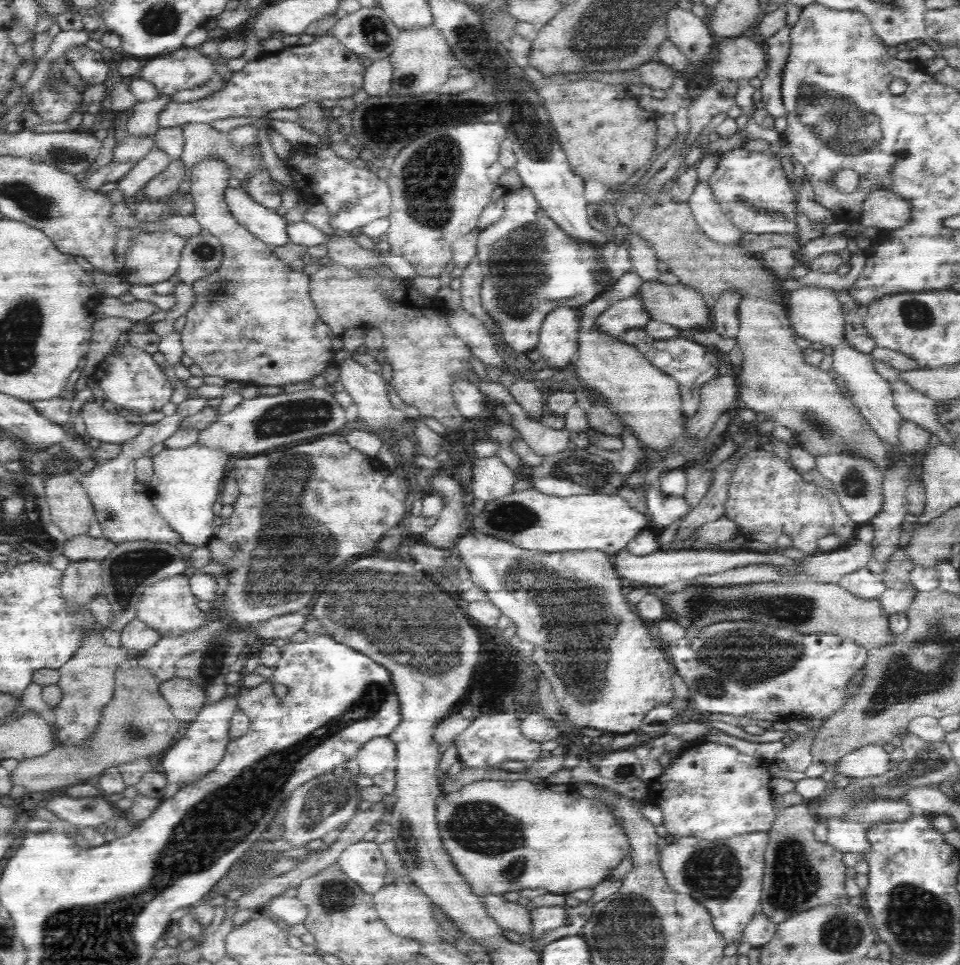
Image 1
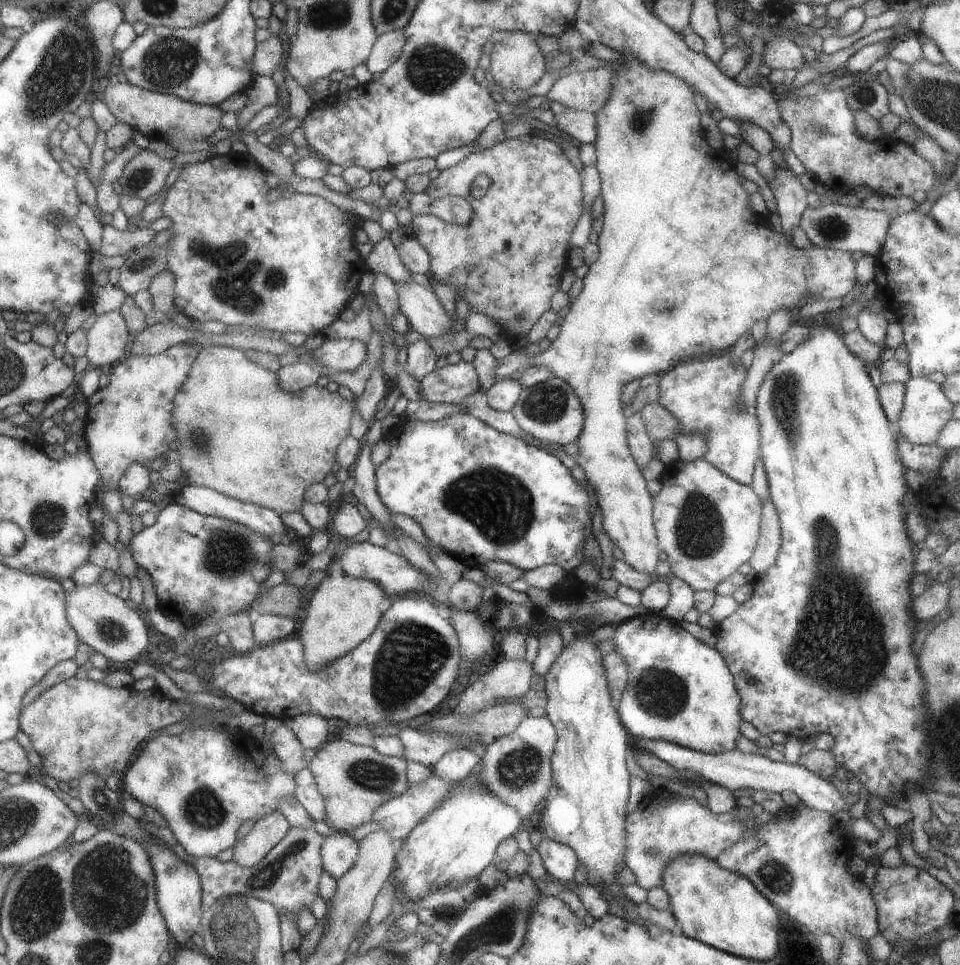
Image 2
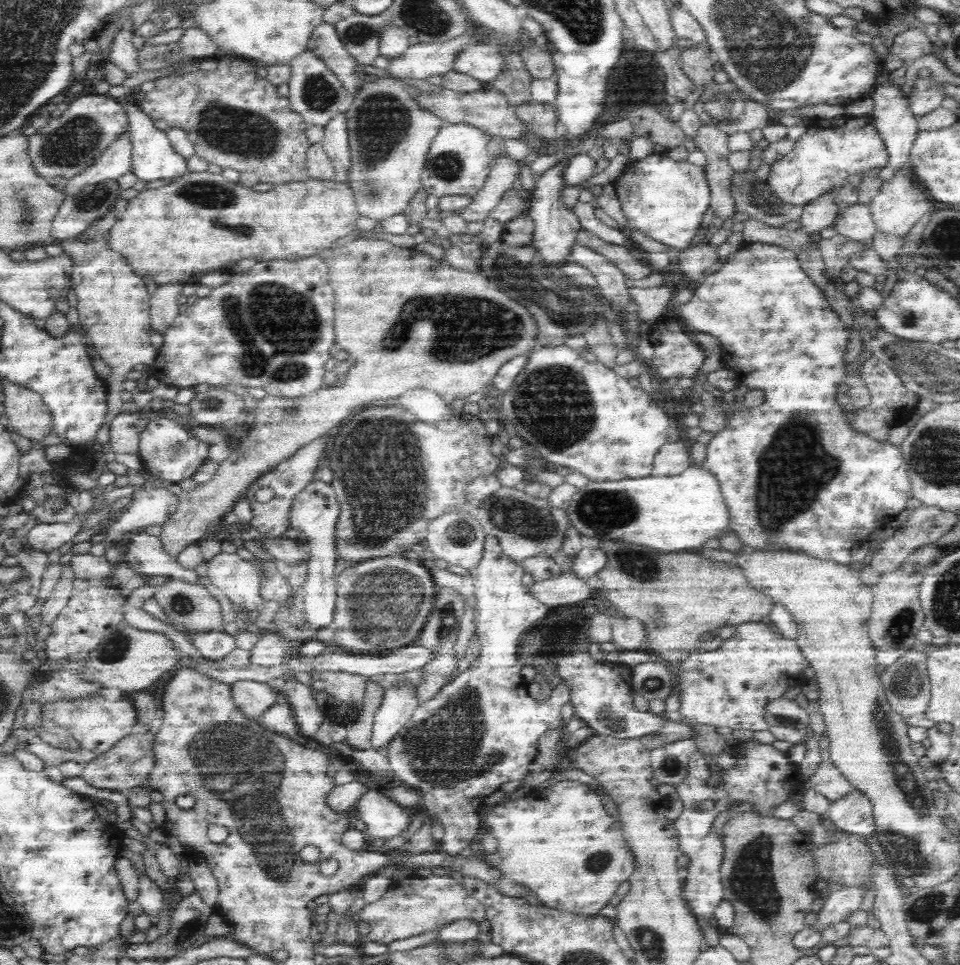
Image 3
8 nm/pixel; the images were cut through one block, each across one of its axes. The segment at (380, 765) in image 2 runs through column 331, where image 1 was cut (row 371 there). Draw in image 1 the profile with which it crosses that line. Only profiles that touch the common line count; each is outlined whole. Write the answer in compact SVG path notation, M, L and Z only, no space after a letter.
M741 296L736 306L736 314L739 319L737 332L737 346L742 349L743 363L738 371L739 379L738 402L741 408L750 408L755 413L765 414L774 418L776 425L782 425L791 430L797 444L812 454L832 454L840 450L857 452L864 458L869 458L880 470L886 470L888 462L892 460L886 445L882 439L870 429L869 422L858 411L854 403L850 403L842 391L838 389L836 381L829 373L806 364L802 357L802 350L796 344L796 334L791 329L785 304L778 304L764 298L755 296Z

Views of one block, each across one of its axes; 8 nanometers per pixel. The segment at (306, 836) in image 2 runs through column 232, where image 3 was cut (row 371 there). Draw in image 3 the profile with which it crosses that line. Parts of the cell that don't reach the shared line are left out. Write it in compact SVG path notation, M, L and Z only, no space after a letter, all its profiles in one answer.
M868 358L866 365L860 368L860 375L869 390L870 404L866 408L858 409L854 414L856 418L851 420L850 424L854 429L869 434L876 442L886 441L888 429L893 426L904 426L915 413L920 398L904 386L897 371L883 360Z

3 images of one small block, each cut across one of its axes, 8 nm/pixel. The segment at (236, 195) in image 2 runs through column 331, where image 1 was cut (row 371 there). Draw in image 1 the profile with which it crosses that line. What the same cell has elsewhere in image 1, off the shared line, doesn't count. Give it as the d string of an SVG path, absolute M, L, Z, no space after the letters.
M211 158L202 161L200 164L192 168L192 176L190 176L190 183L192 183L189 196L192 198L192 205L194 205L194 217L200 223L203 229L206 229L210 234L213 234L220 241L222 247L222 262L220 266L206 274L204 278L194 280L192 282L192 290L196 294L196 302L188 310L186 315L186 325L181 331L181 343L185 352L185 356L190 356L194 360L194 365L199 366L202 369L202 376L220 376L224 378L226 382L240 382L244 384L253 384L261 386L282 386L287 390L310 386L310 380L322 376L324 370L328 368L328 365L336 362L340 358L340 354L334 350L332 345L332 339L334 334L330 331L330 328L318 317L317 309L314 306L313 300L310 296L310 279L303 271L295 272L290 269L288 264L274 256L274 252L270 249L265 242L258 240L246 227L238 224L238 221L228 211L228 205L224 201L224 194L228 188L230 173L226 163L224 161Z

